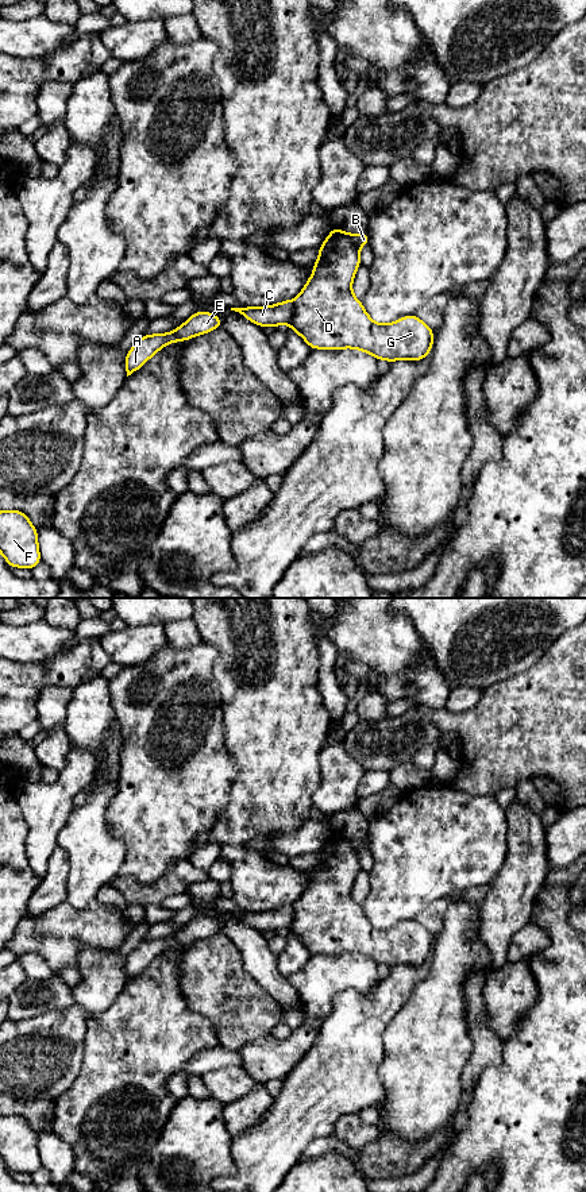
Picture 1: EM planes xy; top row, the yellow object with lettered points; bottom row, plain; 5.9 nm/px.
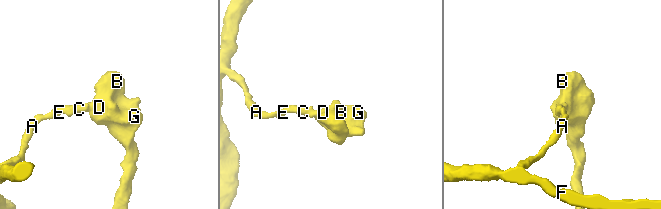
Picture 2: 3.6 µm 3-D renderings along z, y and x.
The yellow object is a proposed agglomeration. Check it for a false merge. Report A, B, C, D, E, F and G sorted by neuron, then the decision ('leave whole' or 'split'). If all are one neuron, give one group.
A C E F / B D G; split

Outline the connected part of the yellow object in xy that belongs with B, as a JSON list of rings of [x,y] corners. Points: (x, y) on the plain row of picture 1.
[[[331,833],[325,846],[319,852],[319,864],[313,868],[312,882],[294,903],[294,915],[289,933],[296,936],[311,954],[356,953],[389,968],[398,964],[421,965],[431,958],[433,934],[415,919],[404,921],[390,929],[377,929],[366,918],[361,904],[352,899],[352,884],[359,873],[359,853],[370,849],[369,837],[347,838]]]

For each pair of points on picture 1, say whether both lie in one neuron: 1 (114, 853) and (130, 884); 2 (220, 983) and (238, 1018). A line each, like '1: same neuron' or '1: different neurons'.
1: different neurons
2: same neuron

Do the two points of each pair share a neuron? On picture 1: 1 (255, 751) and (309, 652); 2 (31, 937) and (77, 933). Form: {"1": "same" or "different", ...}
{"1": "same", "2": "same"}

